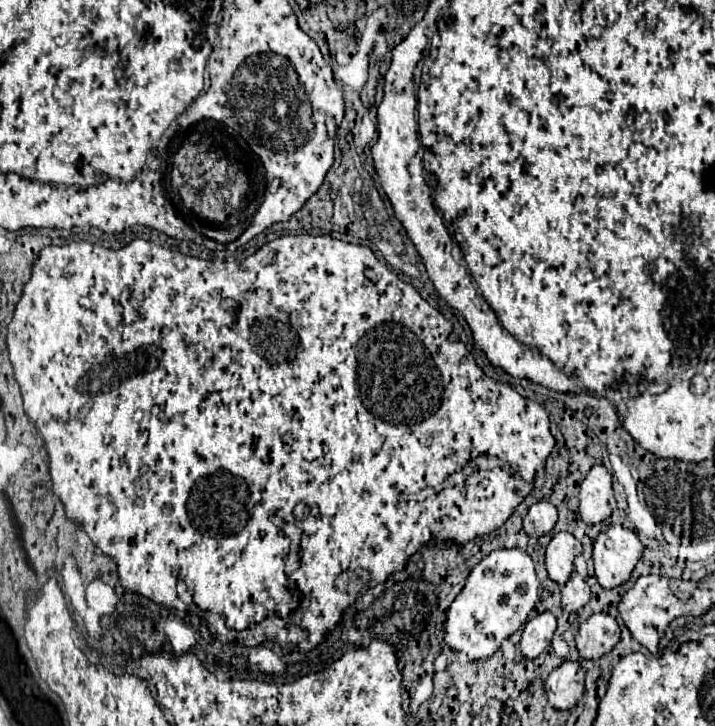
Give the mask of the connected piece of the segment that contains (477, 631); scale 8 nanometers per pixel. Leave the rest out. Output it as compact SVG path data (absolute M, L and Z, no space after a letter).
M494 550L472 568L466 586L446 612L444 640L454 652L464 652L470 660L490 658L500 644L512 636L538 602L538 580L532 558L518 550Z

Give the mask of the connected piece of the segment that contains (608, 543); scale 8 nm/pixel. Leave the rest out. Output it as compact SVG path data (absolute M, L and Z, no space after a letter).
M610 526L606 532L600 532L594 542L594 570L602 588L610 590L624 584L636 562L642 556L642 544L634 530Z

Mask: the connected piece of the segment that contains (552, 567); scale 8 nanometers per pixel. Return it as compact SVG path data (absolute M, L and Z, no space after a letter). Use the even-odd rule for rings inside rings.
M568 532L556 534L546 548L546 570L548 578L556 584L566 584L572 576L572 562L582 554L582 544Z

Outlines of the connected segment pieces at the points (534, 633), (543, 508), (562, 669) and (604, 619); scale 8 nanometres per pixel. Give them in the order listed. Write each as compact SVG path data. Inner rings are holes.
M542 612L536 618L528 620L520 638L520 652L524 658L536 658L550 644L556 630L556 618L552 612Z
M540 500L534 506L530 506L528 514L524 516L524 530L528 536L540 538L554 528L556 520L558 520L558 516L556 516L554 504L548 500Z
M564 662L546 678L548 702L556 710L572 710L584 694L584 670L578 662Z
M592 614L580 624L576 634L578 654L586 660L598 660L608 654L620 640L620 628L610 614Z

